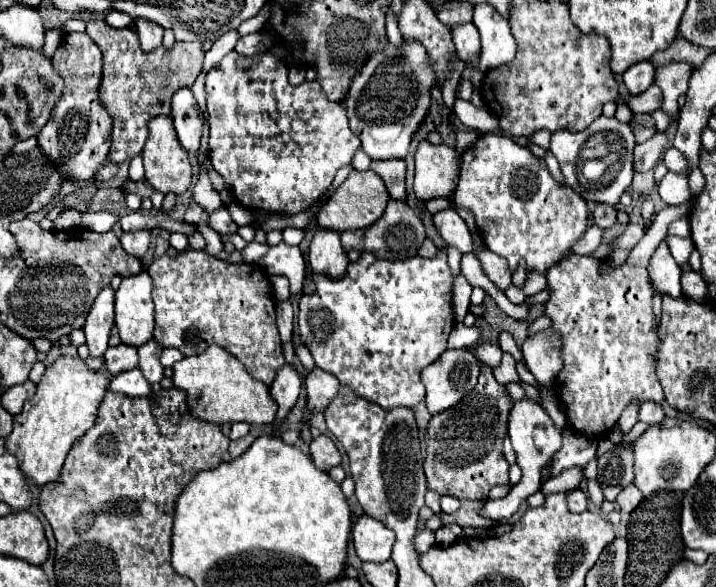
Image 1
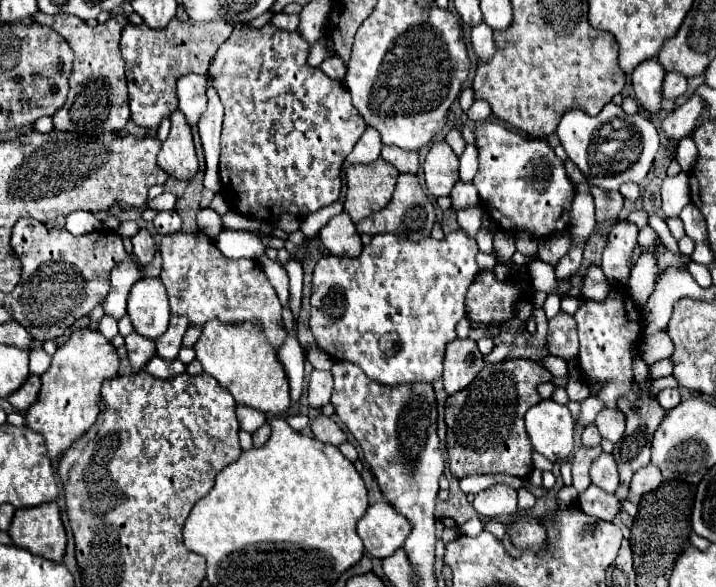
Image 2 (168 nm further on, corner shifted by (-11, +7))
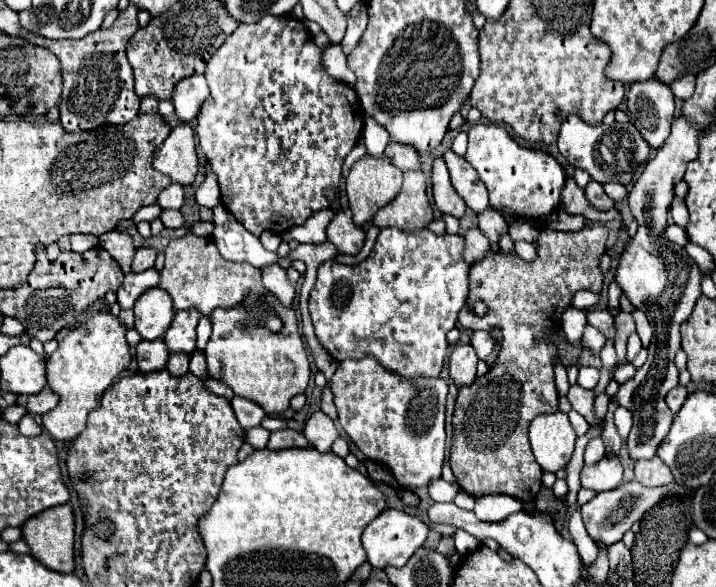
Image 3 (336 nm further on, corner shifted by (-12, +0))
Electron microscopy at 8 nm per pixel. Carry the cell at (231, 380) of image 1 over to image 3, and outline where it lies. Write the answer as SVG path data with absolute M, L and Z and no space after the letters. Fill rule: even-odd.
M270 294L268 298L248 298L248 302L242 302L246 306L238 306L236 310L216 310L212 314L212 336L204 348L206 354L206 366L208 366L208 376L230 386L236 396L242 396L246 400L256 402L266 414L284 414L290 408L290 400L304 392L310 380L310 364L300 340L298 324L296 324L296 314L294 310L282 308L280 300ZM274 314L282 320L282 330L272 332L268 324L268 316Z

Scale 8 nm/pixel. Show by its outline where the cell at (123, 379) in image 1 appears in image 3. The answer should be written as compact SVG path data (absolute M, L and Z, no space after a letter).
M170 354L168 364L166 364L166 370L172 376L180 378L180 376L184 376L188 372L188 362L190 362L190 354Z

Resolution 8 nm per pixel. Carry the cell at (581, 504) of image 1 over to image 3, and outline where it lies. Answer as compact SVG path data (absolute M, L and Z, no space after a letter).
M632 480L628 484L622 484L616 490L596 494L590 502L586 502L582 506L582 518L584 518L586 530L588 530L588 534L592 536L594 542L614 544L614 542L620 542L624 532L630 530L630 526L636 520L640 520L654 504L658 504L660 498L664 498L664 496L686 496L688 492L690 490L686 486L678 486L678 484L662 486L662 488L646 488L646 486L640 486L640 482Z

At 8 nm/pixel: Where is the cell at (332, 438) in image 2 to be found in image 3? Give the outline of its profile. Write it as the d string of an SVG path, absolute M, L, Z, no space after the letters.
M318 410L318 412L314 412L314 414L310 416L310 420L306 422L304 436L308 438L308 442L310 442L316 450L328 452L330 446L334 444L334 440L338 438L338 430L336 430L332 418Z

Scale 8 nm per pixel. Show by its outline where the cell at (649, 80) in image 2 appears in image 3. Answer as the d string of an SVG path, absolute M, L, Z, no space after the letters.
M658 78L636 82L630 86L626 100L634 126L652 148L660 148L674 120L674 96L668 84Z

